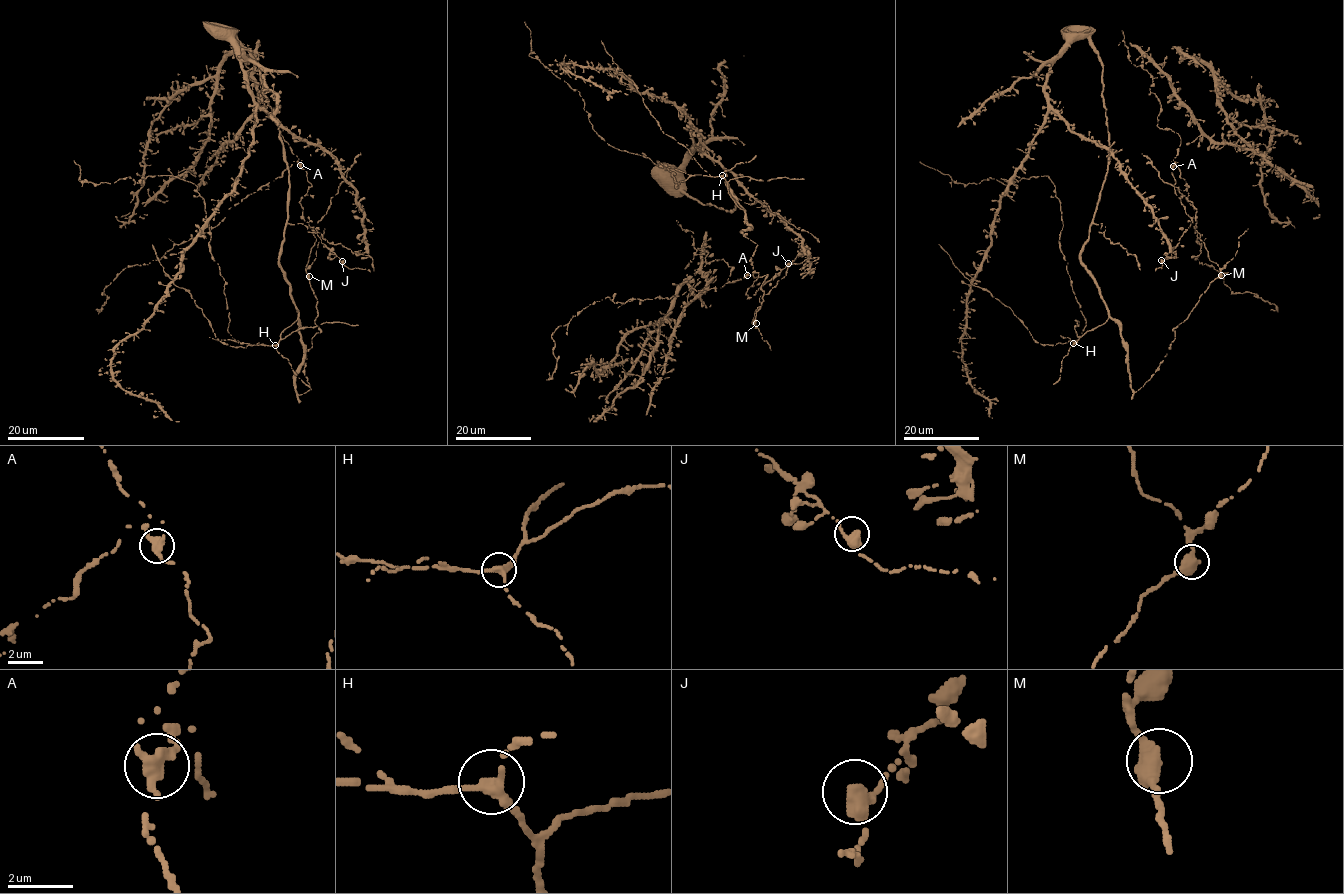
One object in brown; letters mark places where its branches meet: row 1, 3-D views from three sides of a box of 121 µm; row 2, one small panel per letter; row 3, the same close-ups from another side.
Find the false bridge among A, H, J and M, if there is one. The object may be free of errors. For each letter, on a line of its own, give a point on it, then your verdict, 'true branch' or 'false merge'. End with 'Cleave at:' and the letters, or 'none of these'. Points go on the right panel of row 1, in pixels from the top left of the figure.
A: at (1173, 166); false merge
H: at (1073, 343); true branch
J: at (1161, 260); true branch
M: at (1221, 275); true branch
Cleave at: A

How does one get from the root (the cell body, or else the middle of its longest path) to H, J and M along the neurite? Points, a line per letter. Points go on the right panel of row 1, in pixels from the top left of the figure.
H: (1123, 340), (1120, 326), (1109, 318), (1073, 343)
J: (1123, 340), (1131, 387), (1137, 391), (1167, 354), (1172, 330), (1221, 273), (1190, 225), (1161, 260)
M: (1123, 340), (1131, 387), (1137, 391), (1167, 354), (1174, 339), (1172, 330), (1221, 275)

